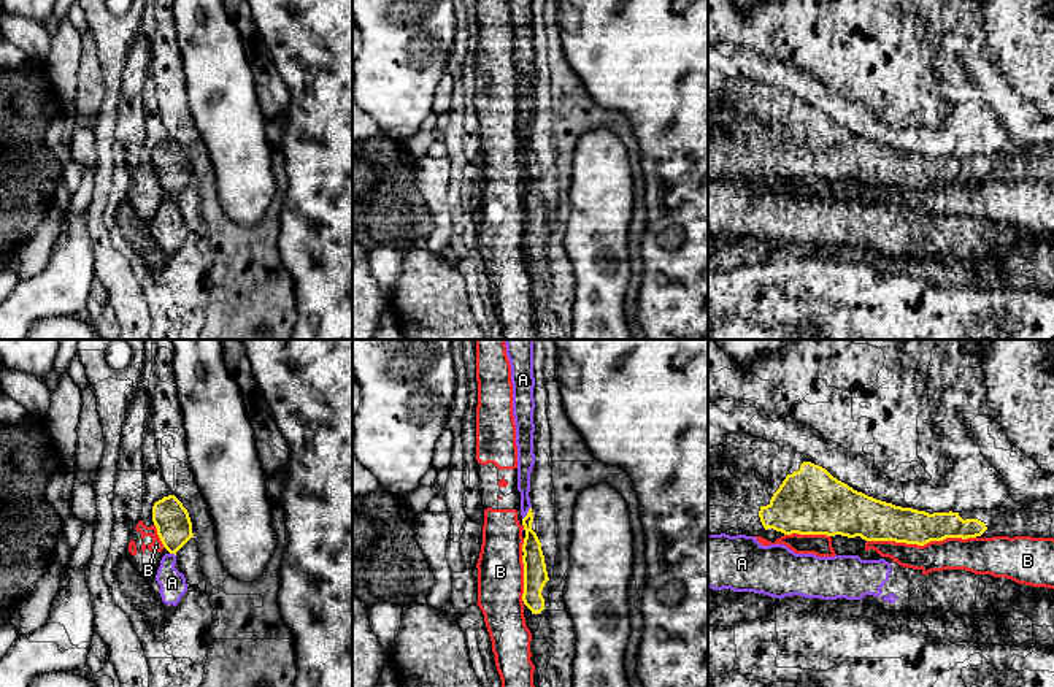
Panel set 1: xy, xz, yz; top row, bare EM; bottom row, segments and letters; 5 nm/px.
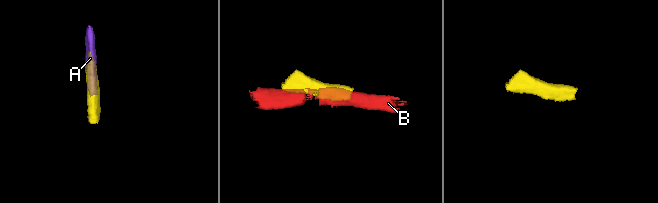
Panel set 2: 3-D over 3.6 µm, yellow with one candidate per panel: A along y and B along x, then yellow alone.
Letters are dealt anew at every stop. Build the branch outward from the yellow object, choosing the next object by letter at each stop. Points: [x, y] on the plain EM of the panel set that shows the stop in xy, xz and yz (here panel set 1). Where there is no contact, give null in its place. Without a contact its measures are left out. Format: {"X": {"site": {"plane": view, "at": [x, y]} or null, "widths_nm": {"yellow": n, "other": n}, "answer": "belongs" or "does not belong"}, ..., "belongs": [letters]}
{"A": {"site": {"plane": "xz", "at": [527, 157]}, "widths_nm": {"yellow": 110, "other": 80}, "answer": "does not belong"}, "B": {"site": {"plane": "yz", "at": [921, 189]}, "widths_nm": {"yellow": 200, "other": 160}, "answer": "does not belong"}, "belongs": []}

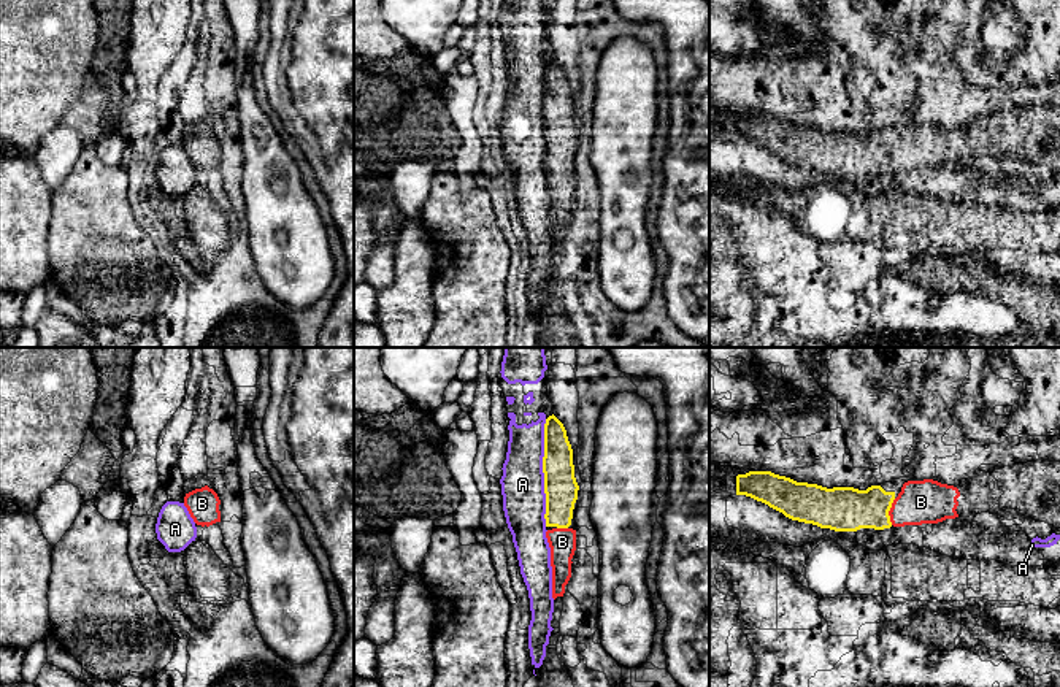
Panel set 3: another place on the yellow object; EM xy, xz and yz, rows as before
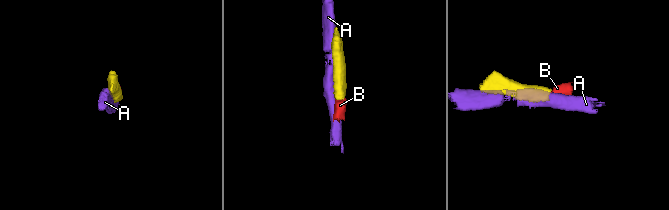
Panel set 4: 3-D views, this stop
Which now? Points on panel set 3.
{"A": {"site": {"plane": "xz", "at": [543, 116]}, "widths_nm": {"yellow": 170, "other": 220}, "answer": "does not belong"}, "B": {"site": {"plane": "yz", "at": [889, 154]}, "widths_nm": {"yellow": 220, "other": 220}, "answer": "belongs"}, "belongs": ["B"]}

